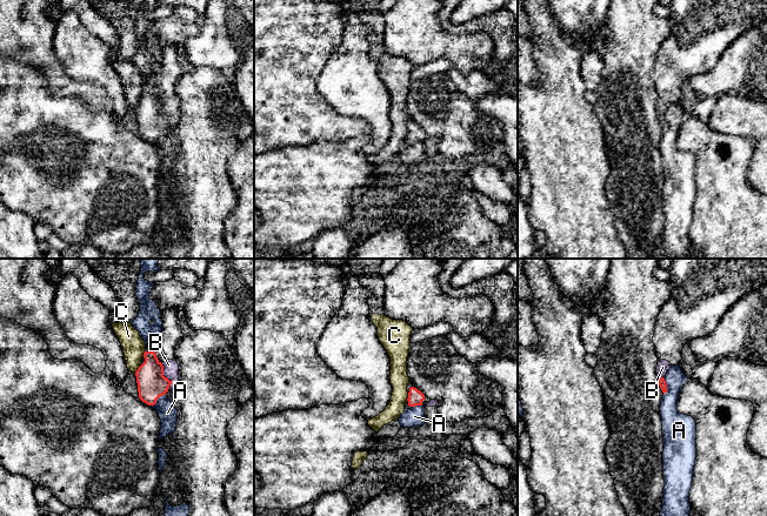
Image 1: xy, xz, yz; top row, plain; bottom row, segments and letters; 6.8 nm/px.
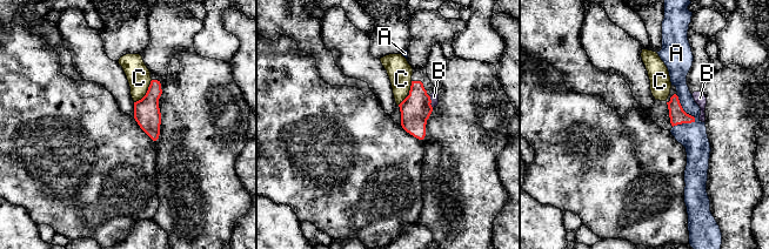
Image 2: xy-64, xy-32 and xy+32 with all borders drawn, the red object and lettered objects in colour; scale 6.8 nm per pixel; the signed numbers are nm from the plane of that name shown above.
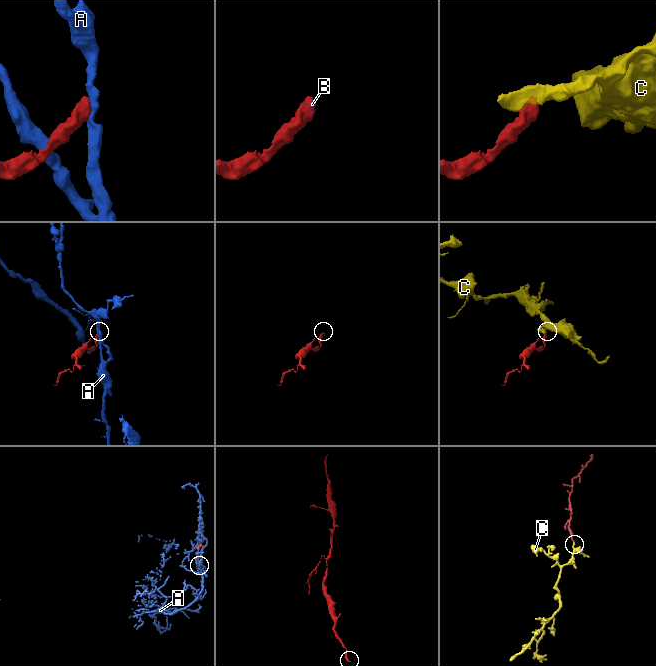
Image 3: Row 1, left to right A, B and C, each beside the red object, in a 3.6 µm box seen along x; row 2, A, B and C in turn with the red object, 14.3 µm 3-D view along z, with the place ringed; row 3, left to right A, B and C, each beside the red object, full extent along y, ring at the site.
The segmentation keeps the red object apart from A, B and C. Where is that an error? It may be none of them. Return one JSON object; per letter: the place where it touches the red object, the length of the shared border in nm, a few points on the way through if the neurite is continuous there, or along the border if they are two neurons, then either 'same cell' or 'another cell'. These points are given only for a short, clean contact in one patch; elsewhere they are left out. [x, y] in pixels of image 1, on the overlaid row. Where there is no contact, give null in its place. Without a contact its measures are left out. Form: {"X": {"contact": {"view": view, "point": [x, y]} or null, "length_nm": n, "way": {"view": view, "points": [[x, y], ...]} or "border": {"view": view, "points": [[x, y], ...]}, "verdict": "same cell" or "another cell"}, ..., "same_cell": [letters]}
{"A": {"contact": {"view": "xy", "point": [155, 401]}, "length_nm": 130, "border": {"view": "xy", "points": [[164, 394], [149, 406]]}, "verdict": "another cell"}, "B": {"contact": {"view": "xy", "point": [164, 376]}, "length_nm": 190, "way": {"view": "xy", "points": [[152, 383], [164, 376], [171, 368]]}, "verdict": "same cell"}, "C": {"contact": {"view": "xz", "point": [408, 396]}, "length_nm": 60, "border": {"view": "xz", "points": [[408, 393], [406, 400]]}, "verdict": "another cell"}, "same_cell": ["B"]}

